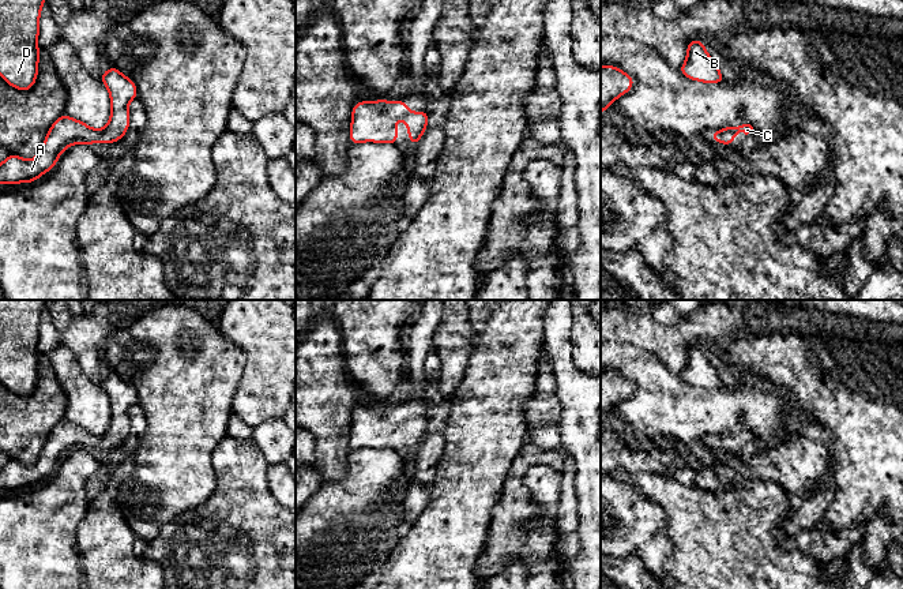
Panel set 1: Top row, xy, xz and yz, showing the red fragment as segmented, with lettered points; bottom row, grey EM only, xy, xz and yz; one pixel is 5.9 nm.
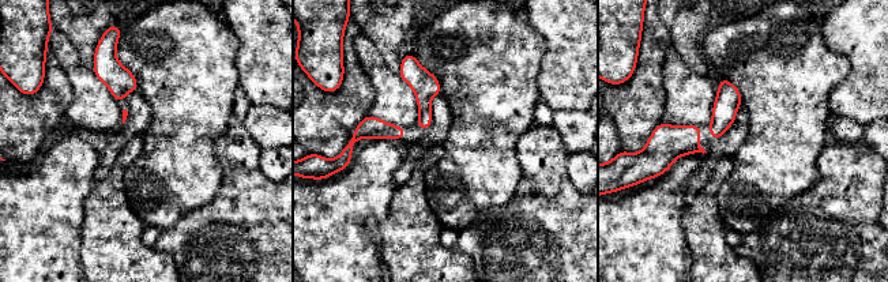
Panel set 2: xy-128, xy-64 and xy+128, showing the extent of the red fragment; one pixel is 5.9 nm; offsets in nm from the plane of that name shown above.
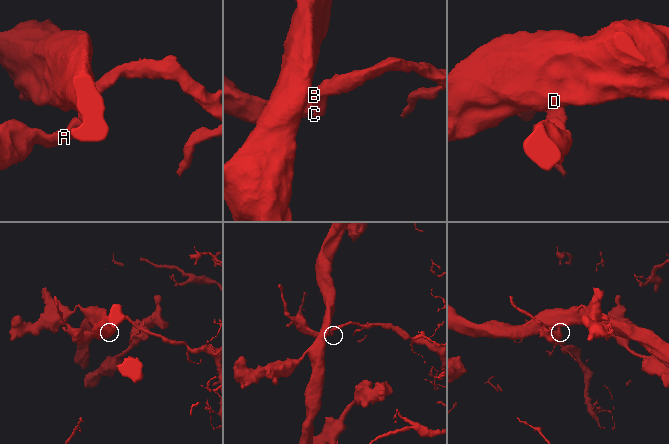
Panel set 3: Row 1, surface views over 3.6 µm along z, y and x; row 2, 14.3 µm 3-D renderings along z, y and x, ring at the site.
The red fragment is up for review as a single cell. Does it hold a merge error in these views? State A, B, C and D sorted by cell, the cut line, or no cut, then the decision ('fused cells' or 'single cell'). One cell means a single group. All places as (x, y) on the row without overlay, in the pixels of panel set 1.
A B C D | no cut | single cell

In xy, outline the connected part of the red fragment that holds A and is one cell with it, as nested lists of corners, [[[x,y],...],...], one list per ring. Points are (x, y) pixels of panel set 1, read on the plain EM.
[[[110,371],[101,379],[101,387],[110,399],[112,419],[104,435],[93,435],[83,427],[61,420],[49,434],[38,461],[23,465],[10,459],[0,469],[0,489],[33,488],[41,480],[50,477],[61,458],[76,449],[114,449],[118,447],[129,434],[128,409],[138,402],[133,386]]]

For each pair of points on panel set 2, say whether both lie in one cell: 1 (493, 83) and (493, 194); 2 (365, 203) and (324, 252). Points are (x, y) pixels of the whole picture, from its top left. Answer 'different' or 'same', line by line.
1: same
2: same

